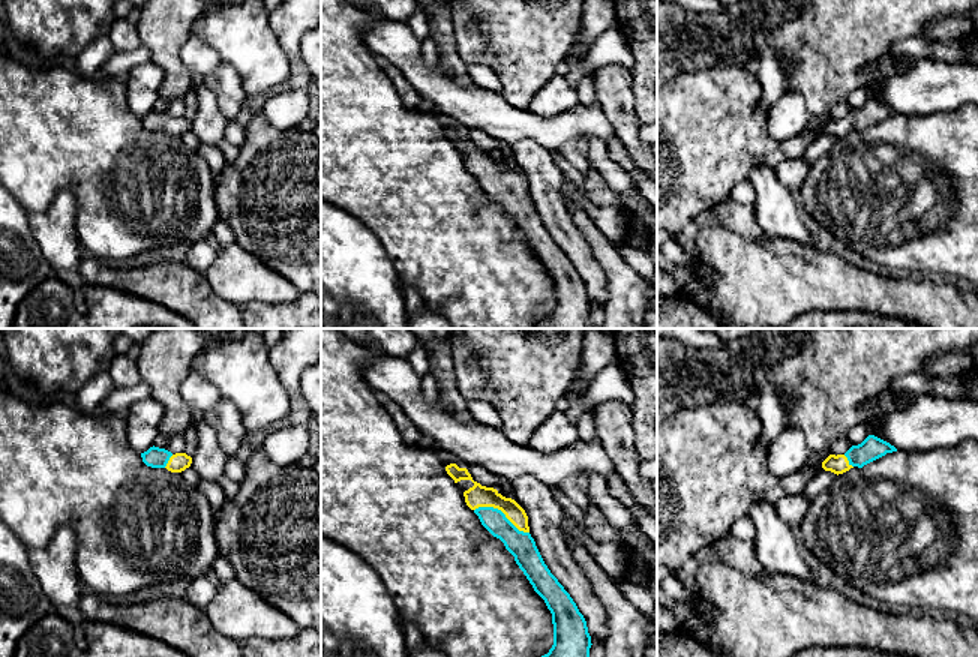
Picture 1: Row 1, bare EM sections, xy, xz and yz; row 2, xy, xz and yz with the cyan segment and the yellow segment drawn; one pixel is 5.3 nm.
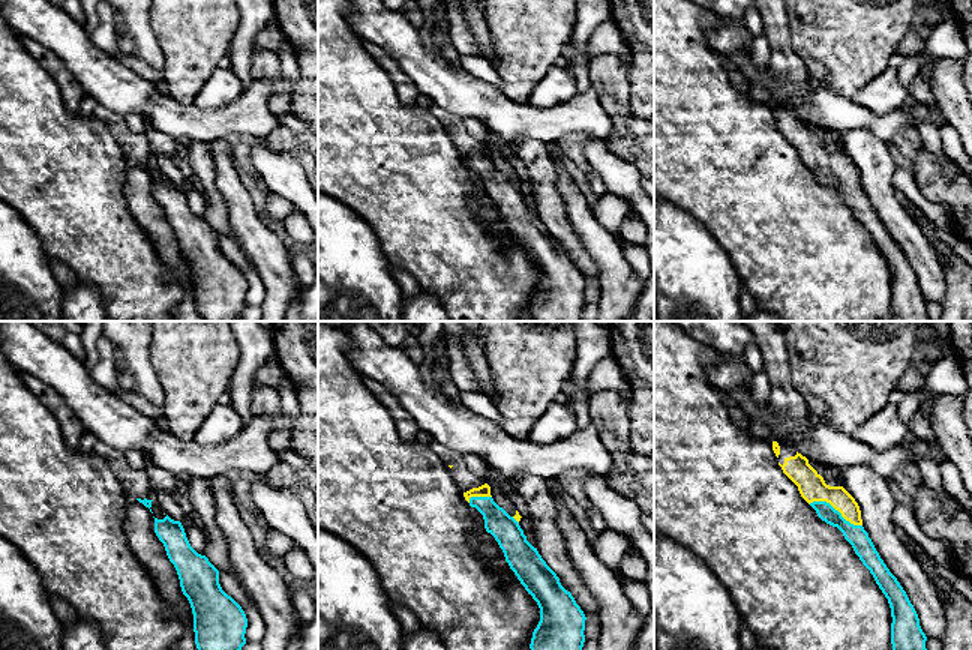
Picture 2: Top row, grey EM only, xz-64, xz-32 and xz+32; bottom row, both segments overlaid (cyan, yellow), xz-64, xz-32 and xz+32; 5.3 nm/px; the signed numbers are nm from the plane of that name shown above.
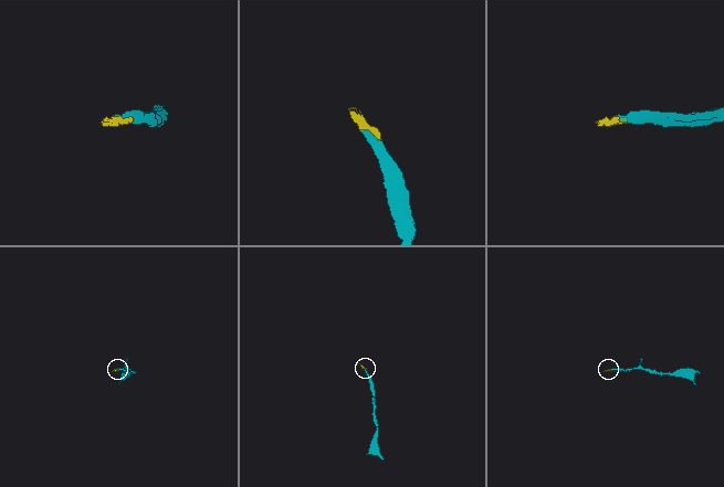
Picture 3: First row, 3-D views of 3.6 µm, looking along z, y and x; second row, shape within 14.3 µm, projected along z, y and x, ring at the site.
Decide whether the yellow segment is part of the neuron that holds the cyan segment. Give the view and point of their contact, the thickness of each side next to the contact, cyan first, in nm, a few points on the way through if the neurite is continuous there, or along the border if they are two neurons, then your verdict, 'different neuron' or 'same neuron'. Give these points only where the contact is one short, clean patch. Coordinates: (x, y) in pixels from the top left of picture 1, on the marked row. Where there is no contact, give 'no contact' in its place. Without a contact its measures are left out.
meets cyan in xz at (501, 512); 150 nm thick on the cyan side, 120 nm on the other; runs through xz (521, 545), (501, 512), (491, 507), (479, 495); same neuron

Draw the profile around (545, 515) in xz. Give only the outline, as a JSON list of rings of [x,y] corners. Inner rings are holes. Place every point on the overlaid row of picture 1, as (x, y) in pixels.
[[[531,476],[516,477],[510,484],[528,516],[530,534],[544,564],[576,603],[590,636],[603,644],[608,639],[606,609],[572,555],[561,528],[566,513],[554,488]]]

